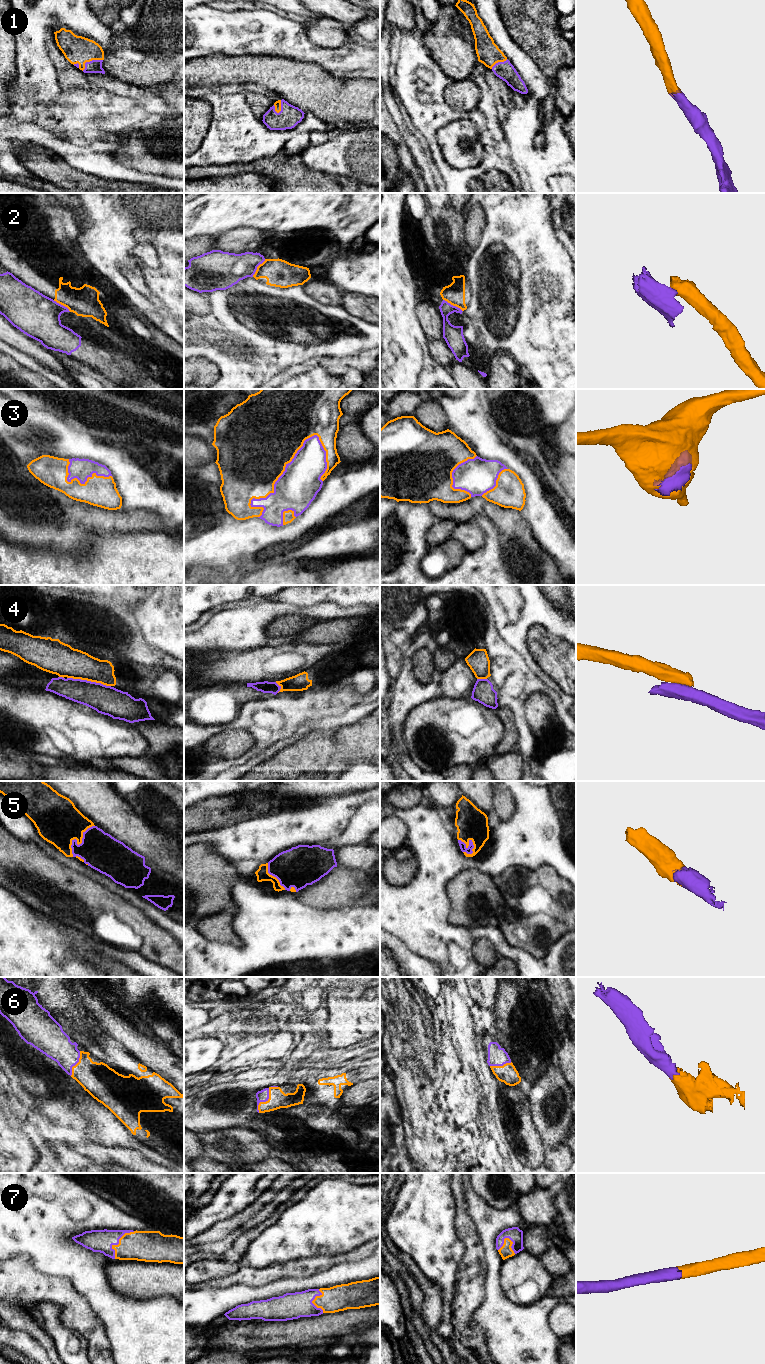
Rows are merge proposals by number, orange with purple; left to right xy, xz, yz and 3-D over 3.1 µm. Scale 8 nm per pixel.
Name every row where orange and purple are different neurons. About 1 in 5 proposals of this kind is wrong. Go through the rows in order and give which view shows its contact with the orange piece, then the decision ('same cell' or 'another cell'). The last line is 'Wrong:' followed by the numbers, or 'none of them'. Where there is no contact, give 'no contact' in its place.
1: contact in xy; same cell
2: contact in yz; another cell
3: contact in xz; same cell
4: contact in xy; another cell
5: contact in xy; same cell
6: contact in xz; same cell
7: contact in xy; same cell
Wrong: 2, 4

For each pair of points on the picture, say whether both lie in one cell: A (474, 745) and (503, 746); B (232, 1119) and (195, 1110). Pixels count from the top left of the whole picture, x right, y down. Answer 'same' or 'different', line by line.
A: different
B: same

